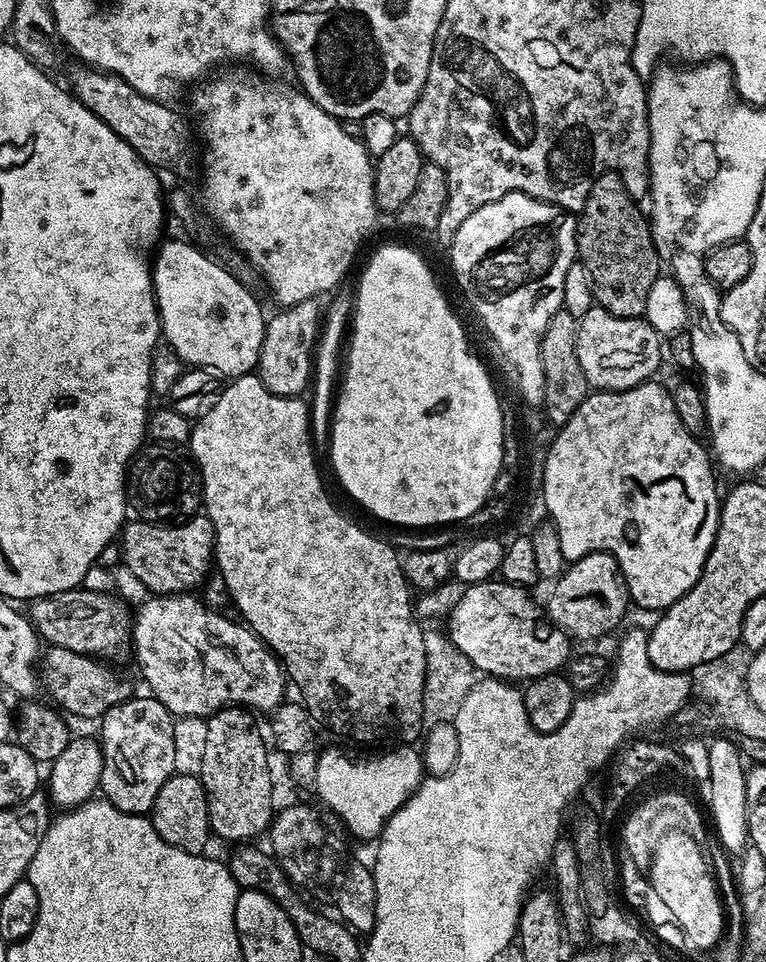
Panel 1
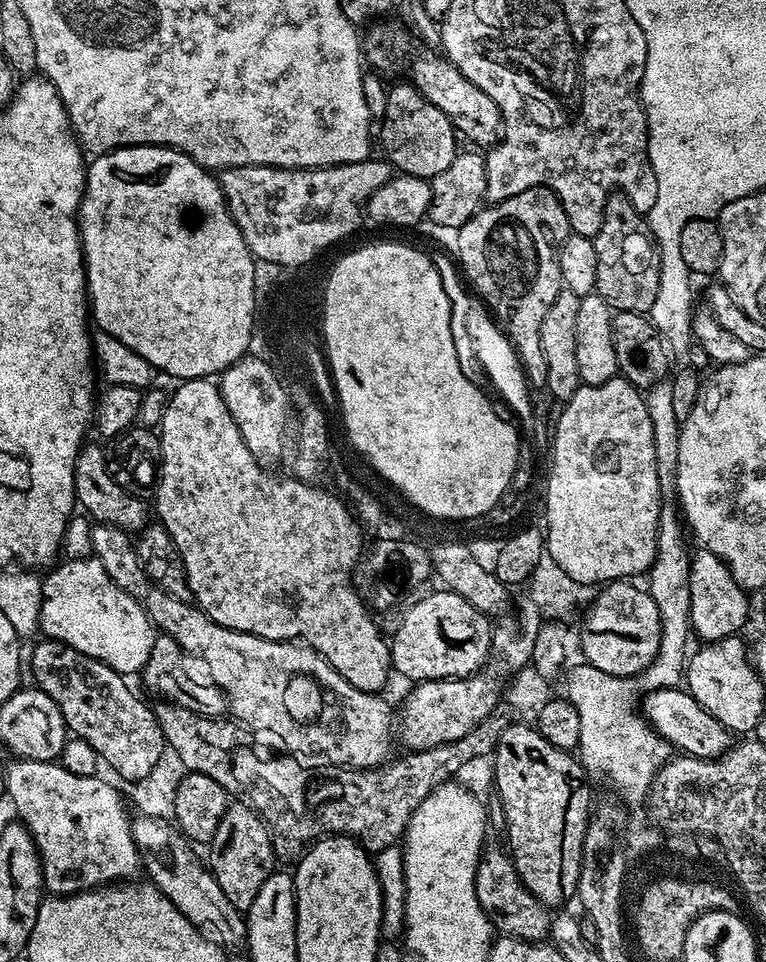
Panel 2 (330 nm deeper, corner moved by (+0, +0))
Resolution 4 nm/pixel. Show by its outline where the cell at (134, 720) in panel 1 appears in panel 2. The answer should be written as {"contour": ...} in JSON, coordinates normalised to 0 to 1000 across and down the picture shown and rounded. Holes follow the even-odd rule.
{"contour":[[[61,663],[54,666],[42,678],[44,711],[74,732],[87,760],[116,772],[129,789],[166,813],[196,806],[217,786],[217,772],[200,737],[188,733],[172,720],[168,708],[142,691],[114,683],[80,666]]]}

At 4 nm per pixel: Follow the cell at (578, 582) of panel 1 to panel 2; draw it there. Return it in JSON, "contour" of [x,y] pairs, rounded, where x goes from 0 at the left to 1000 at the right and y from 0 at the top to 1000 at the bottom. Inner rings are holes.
{"contour":[[[800,603],[785,610],[778,625],[762,640],[762,658],[757,661],[761,685],[791,696],[791,701],[832,702],[843,696],[859,680],[862,649],[859,630],[839,610],[829,611],[820,603]]]}

